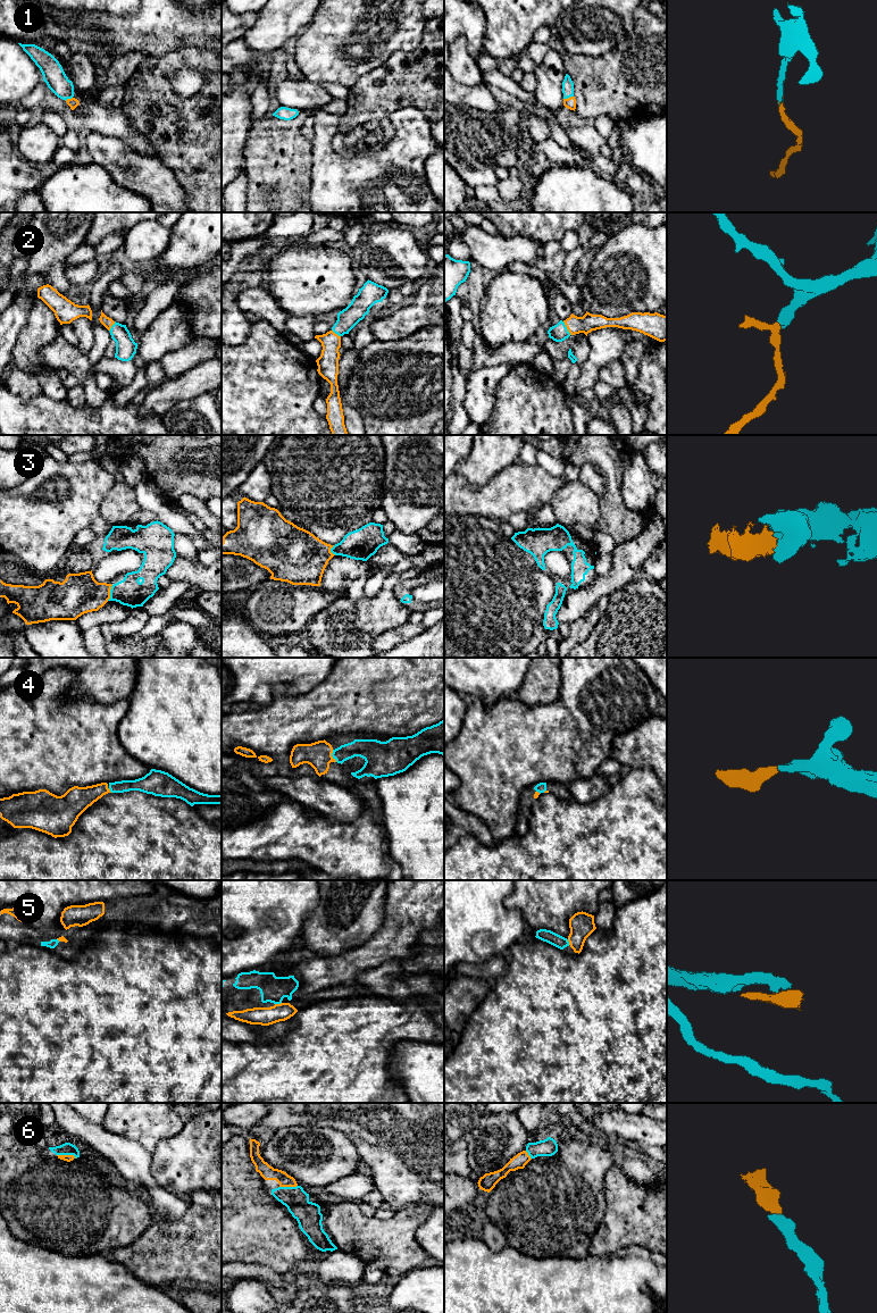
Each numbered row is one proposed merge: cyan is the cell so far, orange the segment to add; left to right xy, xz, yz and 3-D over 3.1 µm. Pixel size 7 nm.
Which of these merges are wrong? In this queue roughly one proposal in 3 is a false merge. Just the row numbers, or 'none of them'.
none of them

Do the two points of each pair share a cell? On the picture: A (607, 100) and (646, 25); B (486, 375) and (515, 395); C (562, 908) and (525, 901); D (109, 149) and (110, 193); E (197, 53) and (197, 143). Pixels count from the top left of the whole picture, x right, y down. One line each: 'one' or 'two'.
A: one
B: two
C: one
D: two
E: one

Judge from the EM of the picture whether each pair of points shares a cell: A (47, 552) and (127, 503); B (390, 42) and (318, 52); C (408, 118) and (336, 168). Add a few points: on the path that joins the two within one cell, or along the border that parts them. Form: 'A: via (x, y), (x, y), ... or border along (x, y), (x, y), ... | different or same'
A: border along (110, 490), (100, 504), (99, 515) | different
B: via (372, 55), (336, 55) | same
C: via (407, 141), (379, 168), (359, 168) | same

